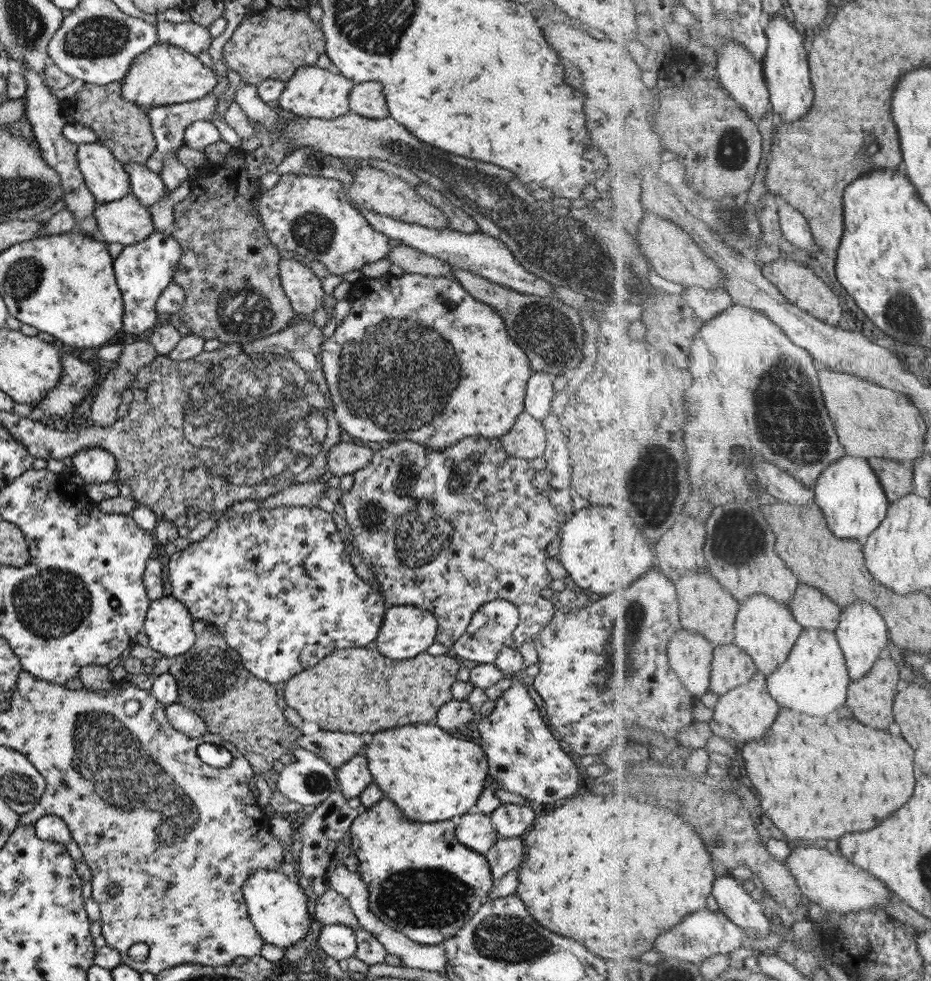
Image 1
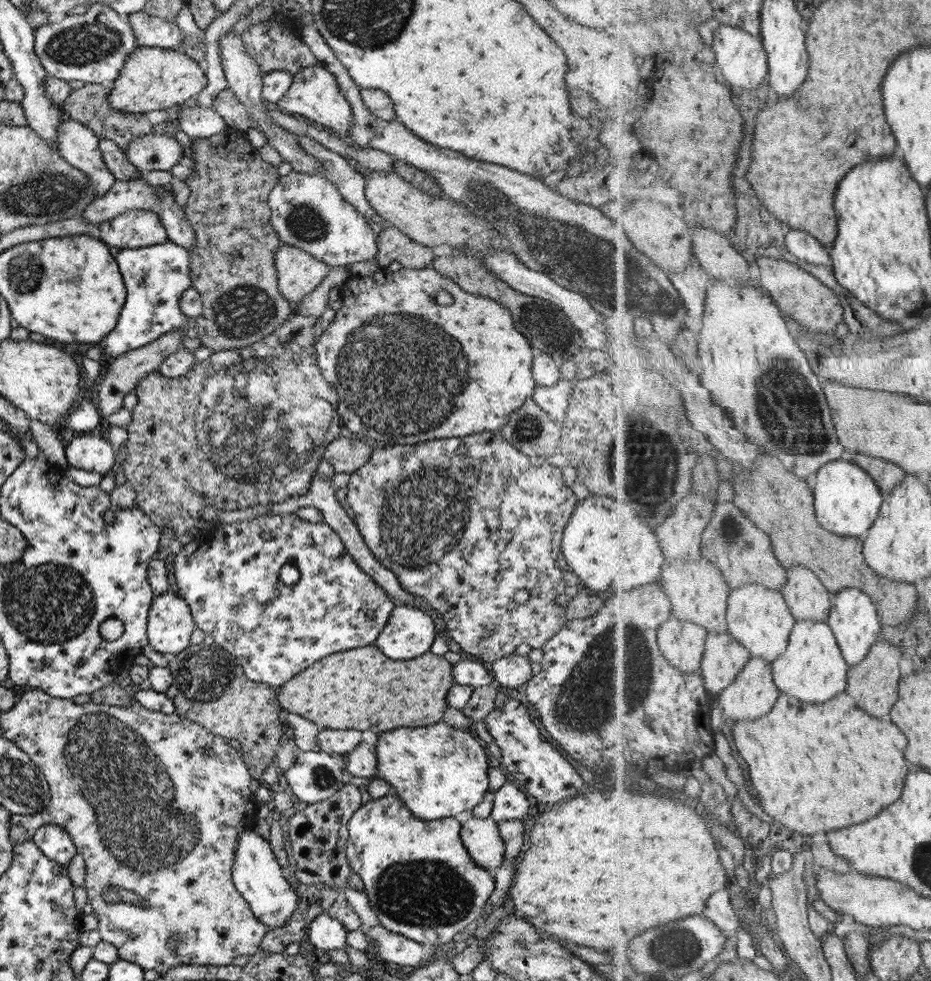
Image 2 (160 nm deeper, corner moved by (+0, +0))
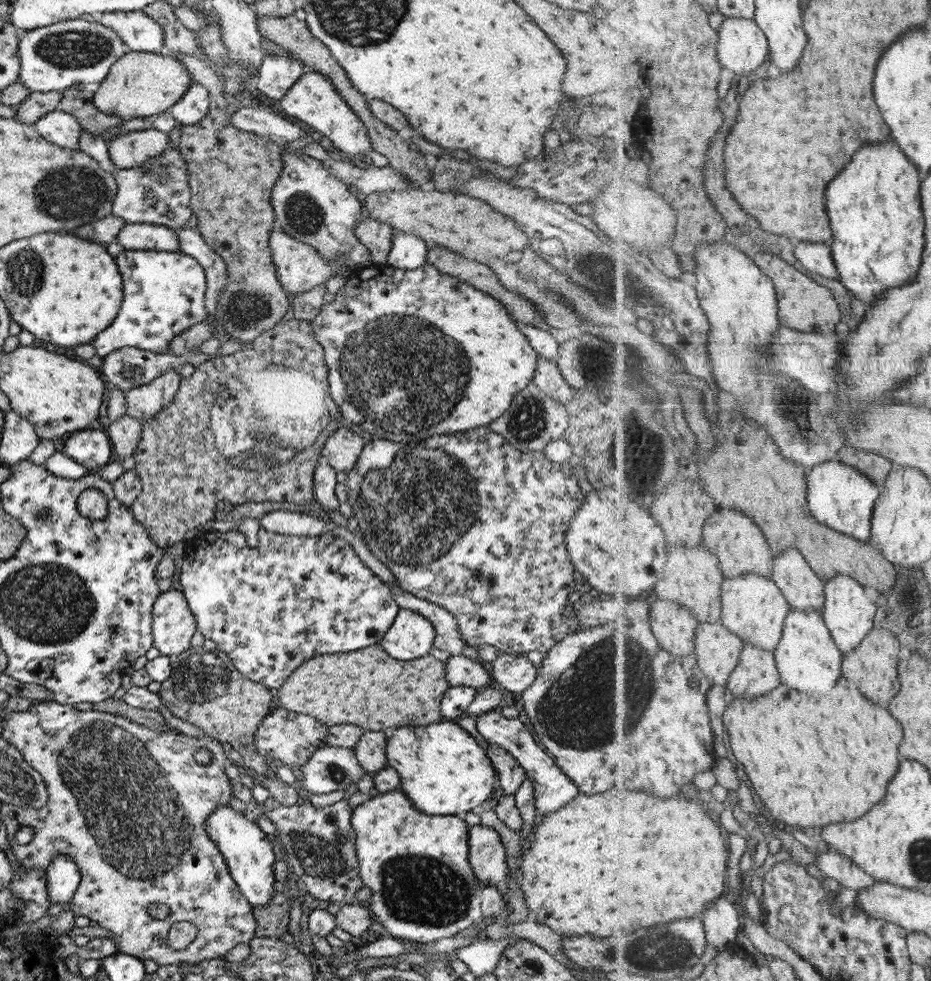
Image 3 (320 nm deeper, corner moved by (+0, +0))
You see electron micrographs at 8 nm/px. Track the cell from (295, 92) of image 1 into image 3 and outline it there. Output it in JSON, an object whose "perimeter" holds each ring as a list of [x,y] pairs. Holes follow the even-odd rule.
{"perimeter":[[[314,70],[305,72],[287,89],[274,107],[292,121],[301,120],[331,141],[335,149],[351,156],[367,155],[371,144],[367,129],[358,116],[343,102],[334,86],[322,74]]]}

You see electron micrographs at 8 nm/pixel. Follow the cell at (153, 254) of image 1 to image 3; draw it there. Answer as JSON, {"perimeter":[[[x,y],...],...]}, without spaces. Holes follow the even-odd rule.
{"perimeter":[[[125,250],[114,258],[122,284],[122,301],[115,320],[107,330],[101,330],[93,342],[95,361],[123,347],[147,350],[156,354],[167,353],[167,345],[194,324],[208,320],[210,316],[203,307],[203,292],[206,289],[206,276],[202,266],[190,256],[178,251],[163,250]]]}

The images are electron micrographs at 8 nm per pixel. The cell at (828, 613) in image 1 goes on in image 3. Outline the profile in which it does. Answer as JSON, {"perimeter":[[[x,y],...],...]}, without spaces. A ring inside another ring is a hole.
{"perimeter":[[[795,547],[774,557],[771,578],[786,595],[793,609],[823,611],[826,604],[824,581]]]}

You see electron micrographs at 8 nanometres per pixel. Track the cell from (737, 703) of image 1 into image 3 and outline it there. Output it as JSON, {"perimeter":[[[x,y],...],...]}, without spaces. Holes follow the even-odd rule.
{"perimeter":[[[745,642],[740,663],[731,673],[726,687],[729,695],[754,699],[762,697],[781,684],[776,656],[755,644]]]}

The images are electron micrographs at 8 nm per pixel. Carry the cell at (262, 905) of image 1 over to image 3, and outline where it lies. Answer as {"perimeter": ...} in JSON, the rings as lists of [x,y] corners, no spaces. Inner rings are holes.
{"perimeter":[[[219,805],[211,814],[208,814],[206,820],[205,831],[223,856],[229,876],[243,898],[251,908],[269,906],[275,892],[275,881],[271,870],[281,851],[275,847],[270,837],[261,832],[250,817],[235,812],[229,805]]]}

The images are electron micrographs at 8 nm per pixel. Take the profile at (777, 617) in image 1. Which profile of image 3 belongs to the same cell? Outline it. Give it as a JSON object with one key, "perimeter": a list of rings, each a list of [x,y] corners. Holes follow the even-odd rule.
{"perimeter":[[[747,573],[737,578],[727,578],[727,582],[723,584],[721,624],[738,634],[745,642],[765,650],[777,650],[791,609],[786,595],[772,578]]]}

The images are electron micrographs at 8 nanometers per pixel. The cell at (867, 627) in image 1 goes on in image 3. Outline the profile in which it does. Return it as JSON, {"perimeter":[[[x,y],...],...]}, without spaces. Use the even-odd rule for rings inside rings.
{"perimeter":[[[839,575],[826,581],[826,604],[823,608],[823,616],[832,637],[845,654],[861,645],[874,628],[875,612],[877,612],[877,604],[875,604],[873,593],[855,578]]]}

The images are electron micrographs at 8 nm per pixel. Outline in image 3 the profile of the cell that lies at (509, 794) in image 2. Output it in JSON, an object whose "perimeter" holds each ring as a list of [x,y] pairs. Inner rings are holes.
{"perimeter":[[[487,743],[486,757],[490,760],[502,790],[501,796],[513,795],[524,778],[521,765],[496,744]]]}

